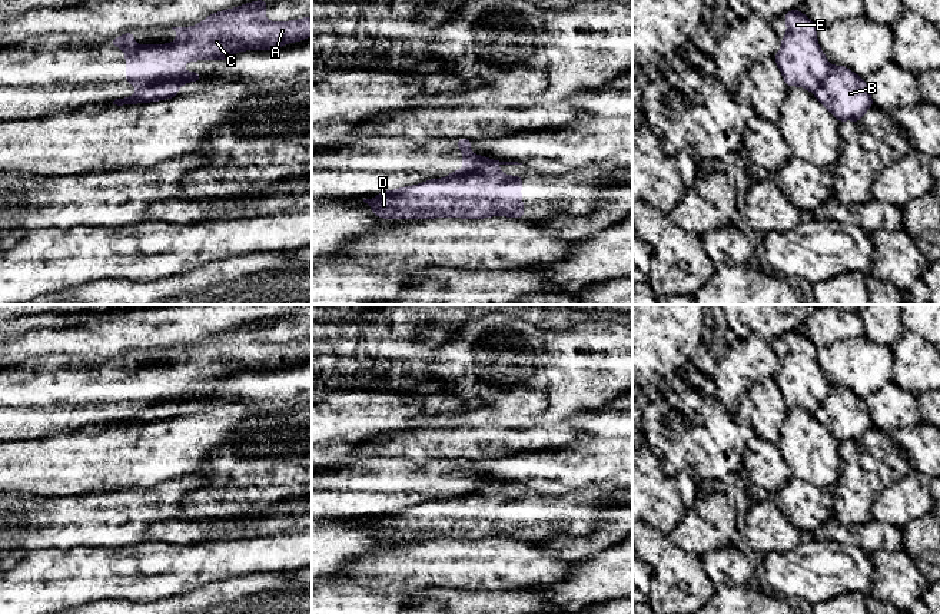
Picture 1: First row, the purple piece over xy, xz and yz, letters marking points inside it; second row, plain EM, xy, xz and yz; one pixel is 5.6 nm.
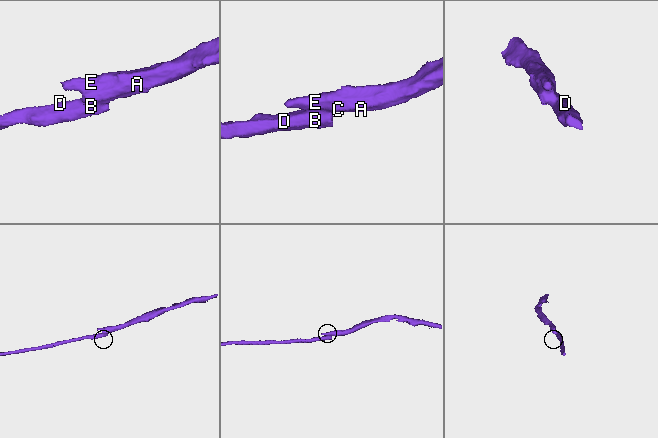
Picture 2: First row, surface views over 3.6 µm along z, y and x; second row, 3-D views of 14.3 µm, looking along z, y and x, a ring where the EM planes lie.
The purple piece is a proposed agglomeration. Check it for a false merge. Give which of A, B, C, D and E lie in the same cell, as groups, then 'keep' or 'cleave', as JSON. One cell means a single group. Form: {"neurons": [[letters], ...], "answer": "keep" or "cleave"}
{"neurons": [["A", "C", "E"], ["B", "D"]], "answer": "cleave"}

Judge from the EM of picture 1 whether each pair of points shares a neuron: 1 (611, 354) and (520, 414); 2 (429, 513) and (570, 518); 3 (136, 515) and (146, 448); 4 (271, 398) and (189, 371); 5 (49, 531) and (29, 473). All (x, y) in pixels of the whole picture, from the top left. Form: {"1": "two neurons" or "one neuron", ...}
{"1": "one neuron", "2": "one neuron", "3": "two neurons", "4": "two neurons", "5": "two neurons"}

